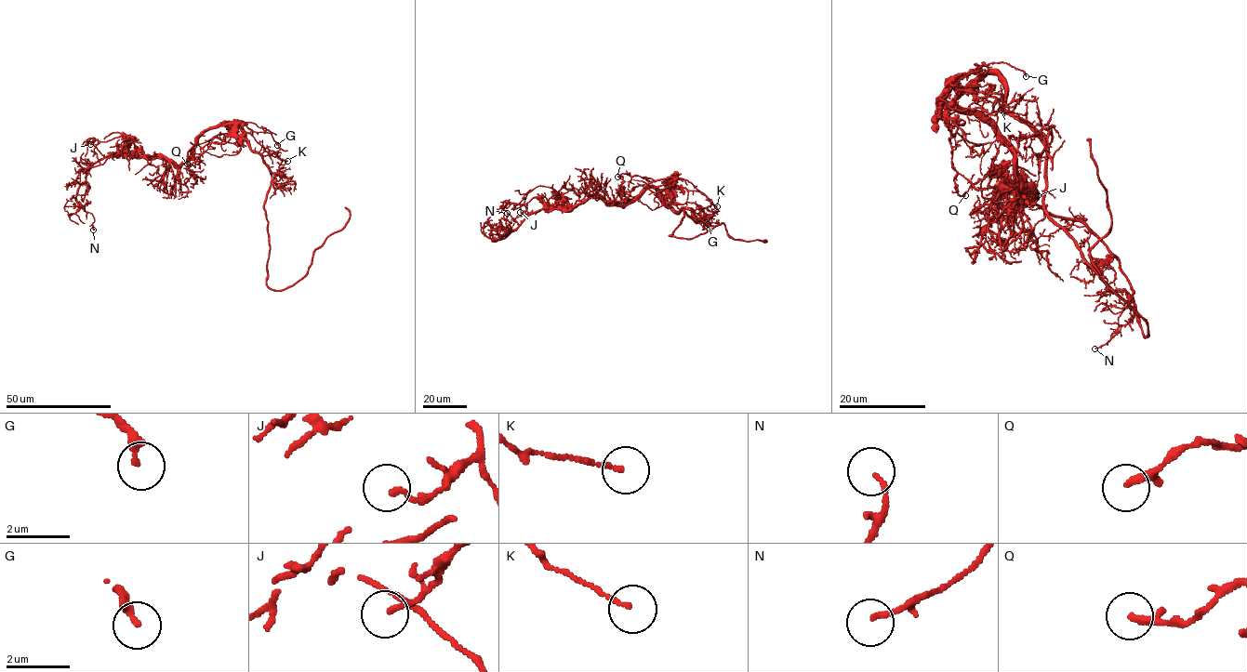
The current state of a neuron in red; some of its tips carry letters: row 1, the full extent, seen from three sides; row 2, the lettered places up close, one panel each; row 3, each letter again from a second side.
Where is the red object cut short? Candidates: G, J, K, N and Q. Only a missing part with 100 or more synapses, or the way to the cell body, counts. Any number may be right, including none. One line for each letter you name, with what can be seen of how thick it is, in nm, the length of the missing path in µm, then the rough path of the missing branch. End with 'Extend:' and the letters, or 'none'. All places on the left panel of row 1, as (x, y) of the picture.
Extend: none

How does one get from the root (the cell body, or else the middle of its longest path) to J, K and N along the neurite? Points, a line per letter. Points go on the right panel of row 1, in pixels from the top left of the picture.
J: (1005, 89), (991, 72), (956, 100), (1012, 151), (1004, 187), (1026, 187), (987, 173), (982, 196), (1038, 195)
K: (1005, 89), (994, 72), (961, 74), (936, 112), (939, 98), (960, 111), (979, 107), (994, 114), (1001, 110)
N: (1005, 89), (991, 72), (956, 100), (1012, 151), (1004, 187), (1081, 220), (1133, 290), (1094, 349)

